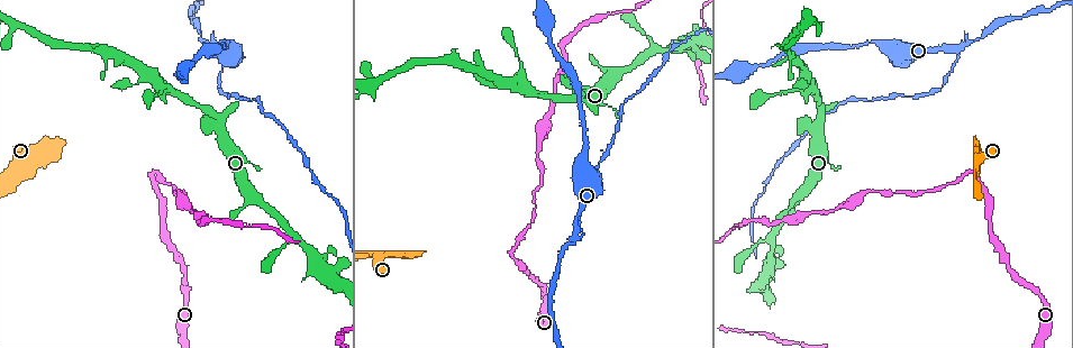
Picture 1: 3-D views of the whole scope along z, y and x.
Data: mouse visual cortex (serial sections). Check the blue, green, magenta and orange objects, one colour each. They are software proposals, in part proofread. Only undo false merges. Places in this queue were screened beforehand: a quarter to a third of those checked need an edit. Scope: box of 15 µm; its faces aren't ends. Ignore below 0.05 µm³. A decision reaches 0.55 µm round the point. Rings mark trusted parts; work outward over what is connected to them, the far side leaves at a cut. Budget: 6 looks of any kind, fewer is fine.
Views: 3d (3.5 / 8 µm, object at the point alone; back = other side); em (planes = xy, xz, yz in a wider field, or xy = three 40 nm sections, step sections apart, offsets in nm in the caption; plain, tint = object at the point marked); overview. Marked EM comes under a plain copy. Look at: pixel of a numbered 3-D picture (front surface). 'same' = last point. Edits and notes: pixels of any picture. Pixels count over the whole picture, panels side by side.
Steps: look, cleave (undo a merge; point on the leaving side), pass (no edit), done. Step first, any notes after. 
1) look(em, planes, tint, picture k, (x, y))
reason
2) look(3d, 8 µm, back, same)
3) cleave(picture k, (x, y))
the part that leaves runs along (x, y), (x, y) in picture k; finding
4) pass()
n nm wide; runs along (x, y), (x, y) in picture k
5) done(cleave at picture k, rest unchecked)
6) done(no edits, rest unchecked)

look(3d, 8 µm, back, picture 1, (152, 171))
sharp bend

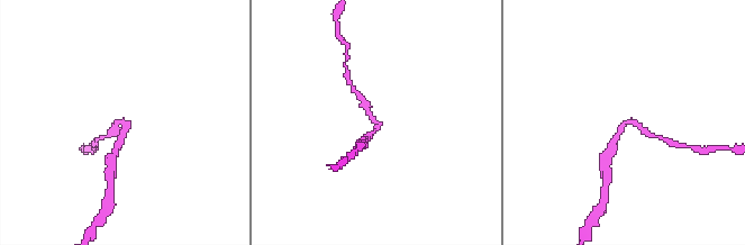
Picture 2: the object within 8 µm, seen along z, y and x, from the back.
look(em, xy, step 5, tint, picture 2, (376, 121))
arms of 200, 200 nm; need the tissue

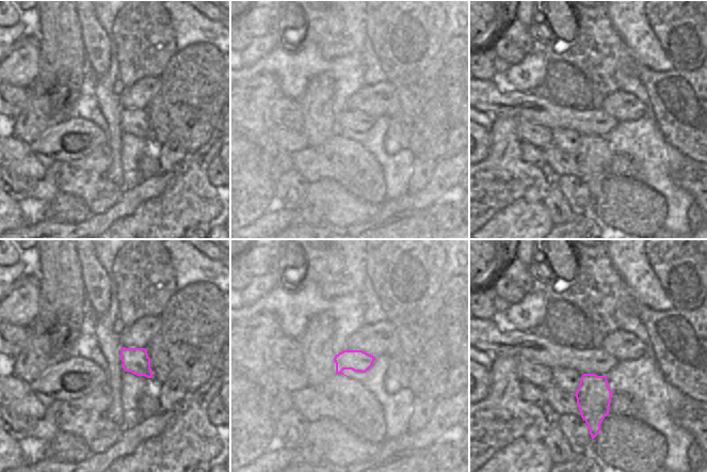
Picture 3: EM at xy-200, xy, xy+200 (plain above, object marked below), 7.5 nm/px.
cleave(picture 2, (360, 97))
the part that leaves runs along (368, 111), (347, 76) in picture 2; a second cell is stuck on

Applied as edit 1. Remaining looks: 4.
look(3d, 8 µm, picture 1, (955, 49))
thin neck

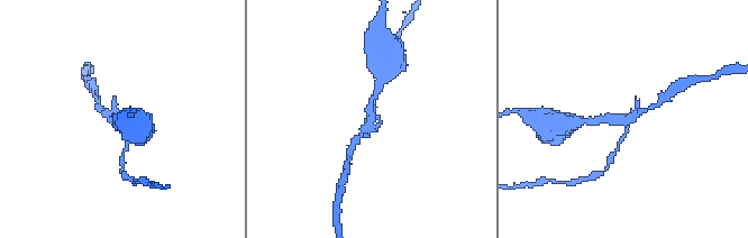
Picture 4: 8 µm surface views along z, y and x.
look(em, xy, step 2, tint, picture 4, (373, 120))
now the EM

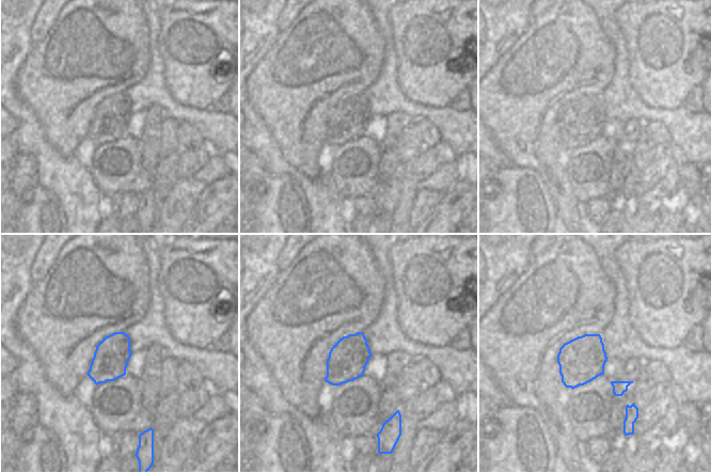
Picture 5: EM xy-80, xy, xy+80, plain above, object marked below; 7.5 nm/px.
pass()
runs along (595, 121), (627, 121), (619, 145) in picture 4; all the same cell

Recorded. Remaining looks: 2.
look(3d, 3.5 µm, back, picture 1, (14, 175))
sharp bend

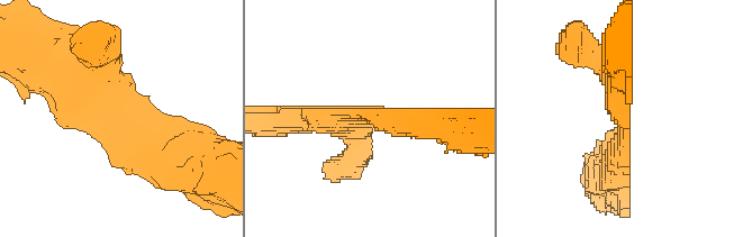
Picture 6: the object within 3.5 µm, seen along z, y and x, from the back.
look(em, planes, tint, picture 6, (114, 118))

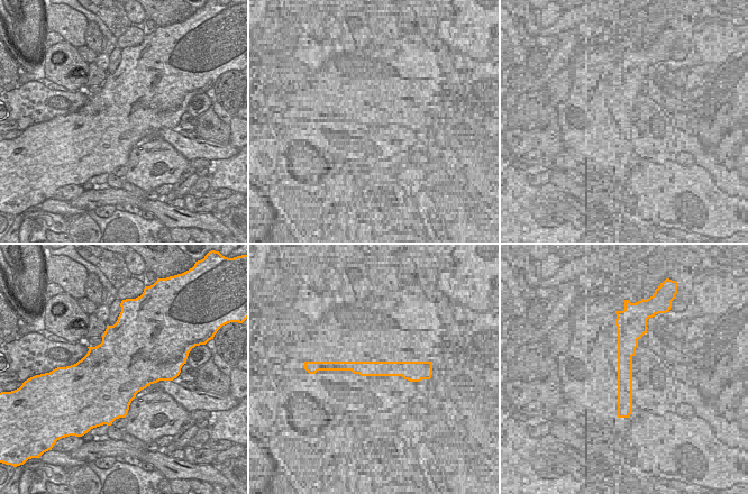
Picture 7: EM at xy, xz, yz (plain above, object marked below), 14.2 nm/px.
pass()
950 nm wide; runs along (109, 51), (112, 116), (168, 174) in picture 6; continuous, no second cell

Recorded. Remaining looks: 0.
done(cleave at picture 2, rest unchecked)

